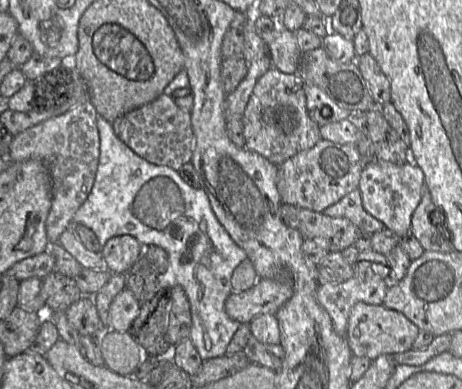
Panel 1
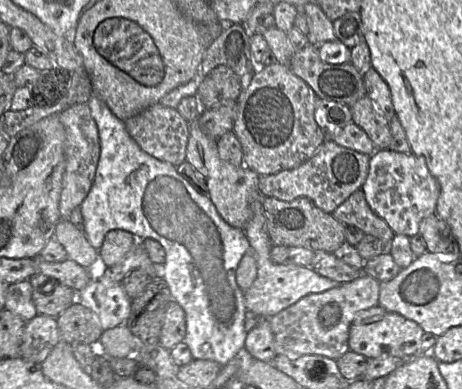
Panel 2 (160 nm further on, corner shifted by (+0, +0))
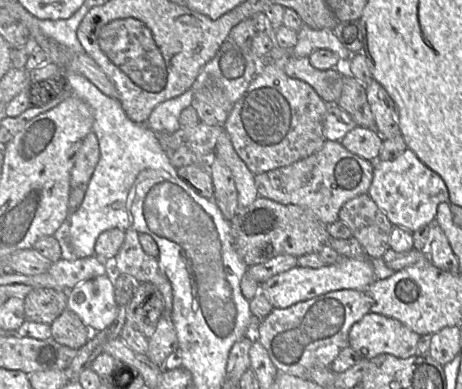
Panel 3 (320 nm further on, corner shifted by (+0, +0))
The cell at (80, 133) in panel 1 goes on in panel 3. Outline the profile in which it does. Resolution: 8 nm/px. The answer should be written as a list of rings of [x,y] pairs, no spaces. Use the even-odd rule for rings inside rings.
[[[91,131],[84,139],[71,171],[70,185],[72,189],[88,185],[99,159],[99,142],[96,134]]]

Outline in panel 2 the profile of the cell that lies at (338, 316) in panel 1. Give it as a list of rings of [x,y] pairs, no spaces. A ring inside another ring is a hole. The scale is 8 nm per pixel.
[[[362,274],[354,281],[322,293],[309,294],[268,319],[274,337],[276,355],[297,358],[322,355],[339,359],[349,349],[349,331],[355,316],[379,305],[380,282]]]

